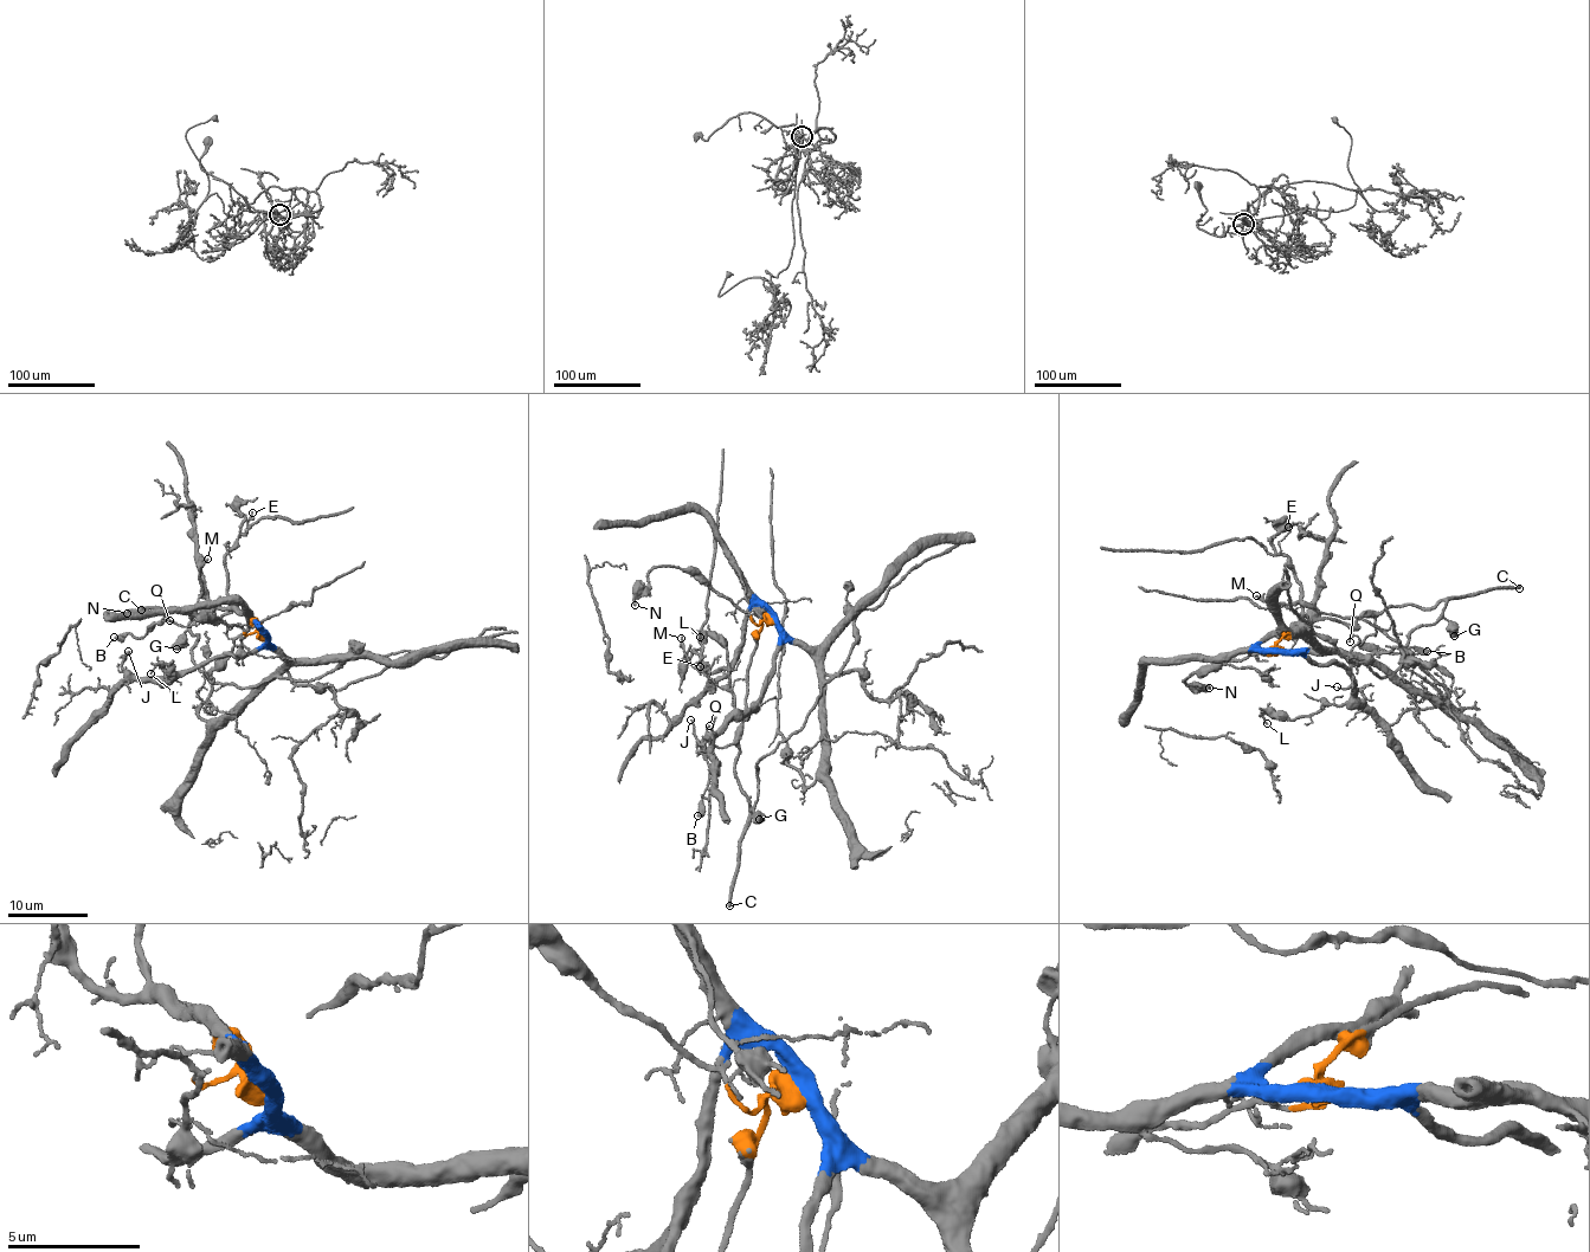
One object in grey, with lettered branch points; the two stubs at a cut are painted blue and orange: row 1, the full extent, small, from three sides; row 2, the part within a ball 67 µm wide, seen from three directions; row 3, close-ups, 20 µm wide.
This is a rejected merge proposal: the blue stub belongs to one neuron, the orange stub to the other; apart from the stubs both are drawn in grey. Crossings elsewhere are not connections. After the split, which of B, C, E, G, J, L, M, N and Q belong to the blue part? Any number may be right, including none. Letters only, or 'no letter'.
E, J, L, M

